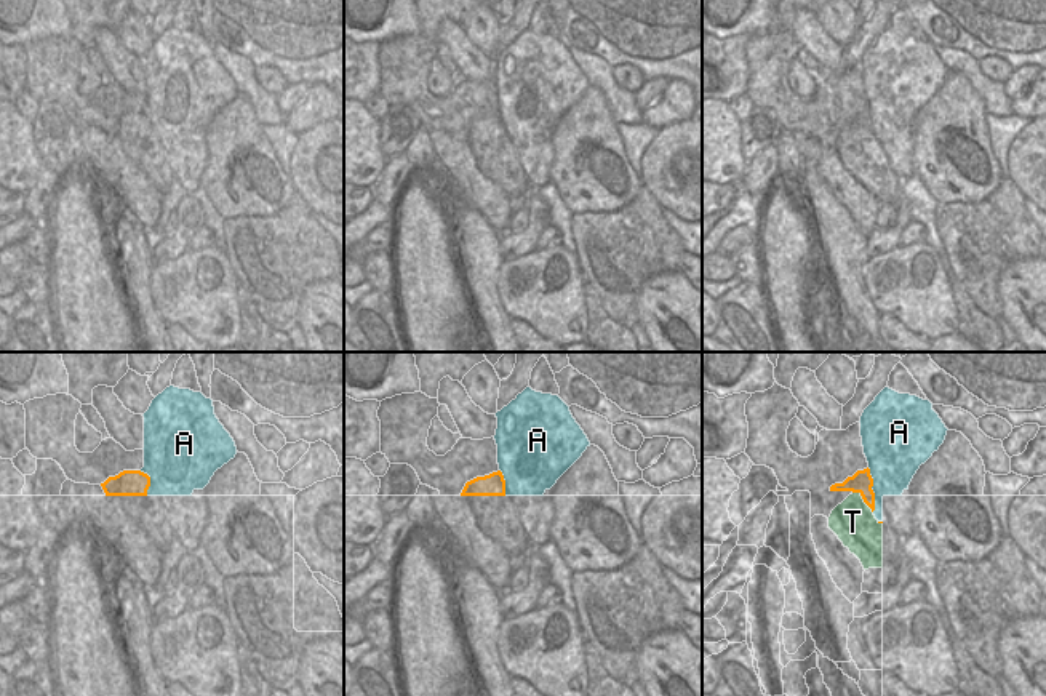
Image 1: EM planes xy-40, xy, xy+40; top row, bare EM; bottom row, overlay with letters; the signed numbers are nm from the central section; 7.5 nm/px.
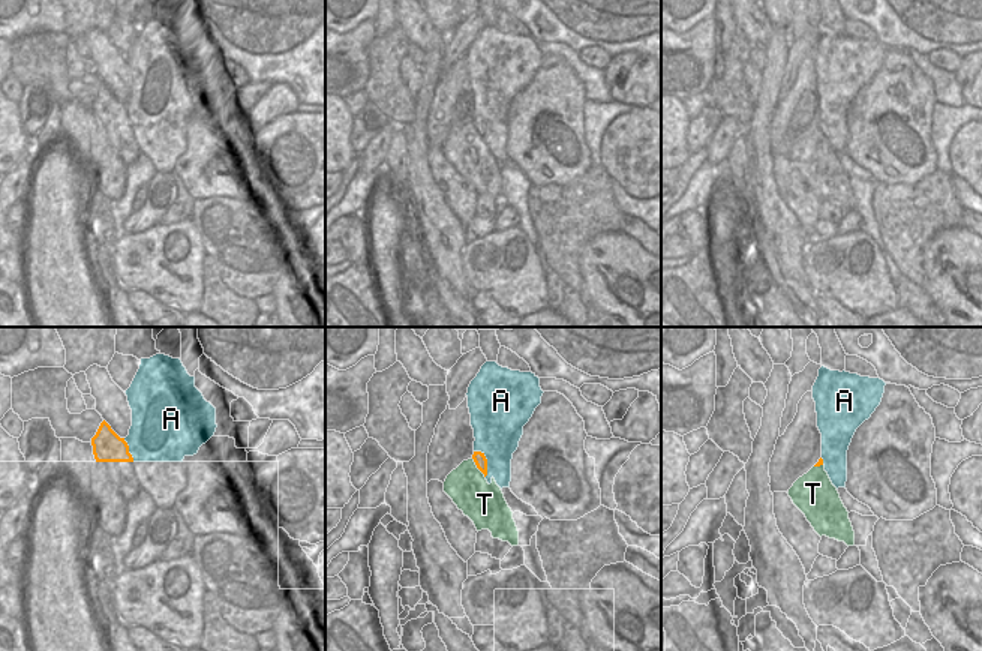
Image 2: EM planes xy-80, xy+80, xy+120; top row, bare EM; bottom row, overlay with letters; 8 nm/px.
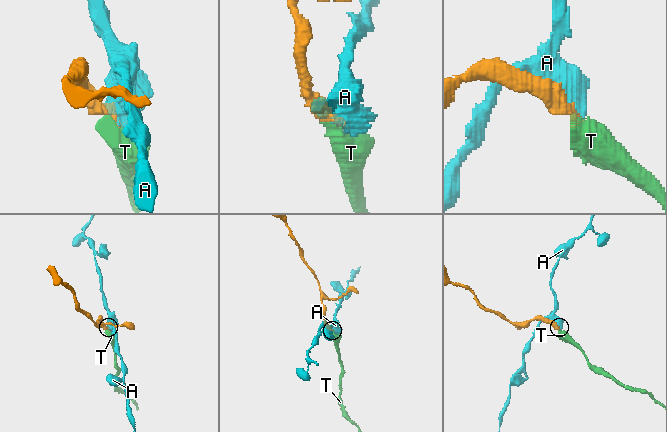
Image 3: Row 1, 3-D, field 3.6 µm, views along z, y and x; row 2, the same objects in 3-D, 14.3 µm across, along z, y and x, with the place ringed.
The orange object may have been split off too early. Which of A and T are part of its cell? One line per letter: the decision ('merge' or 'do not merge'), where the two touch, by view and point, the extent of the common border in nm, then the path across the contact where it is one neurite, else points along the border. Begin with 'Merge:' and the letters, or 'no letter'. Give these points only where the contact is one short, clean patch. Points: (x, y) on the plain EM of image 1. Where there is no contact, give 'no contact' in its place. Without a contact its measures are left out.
Merge: T
A: do not merge | xy+40 (872, 132) | 340 nm
T: merge | xy+40 (864, 143) | 220 nm | across xy+40 (861, 124), (864, 143), (858, 149), (853, 164)

